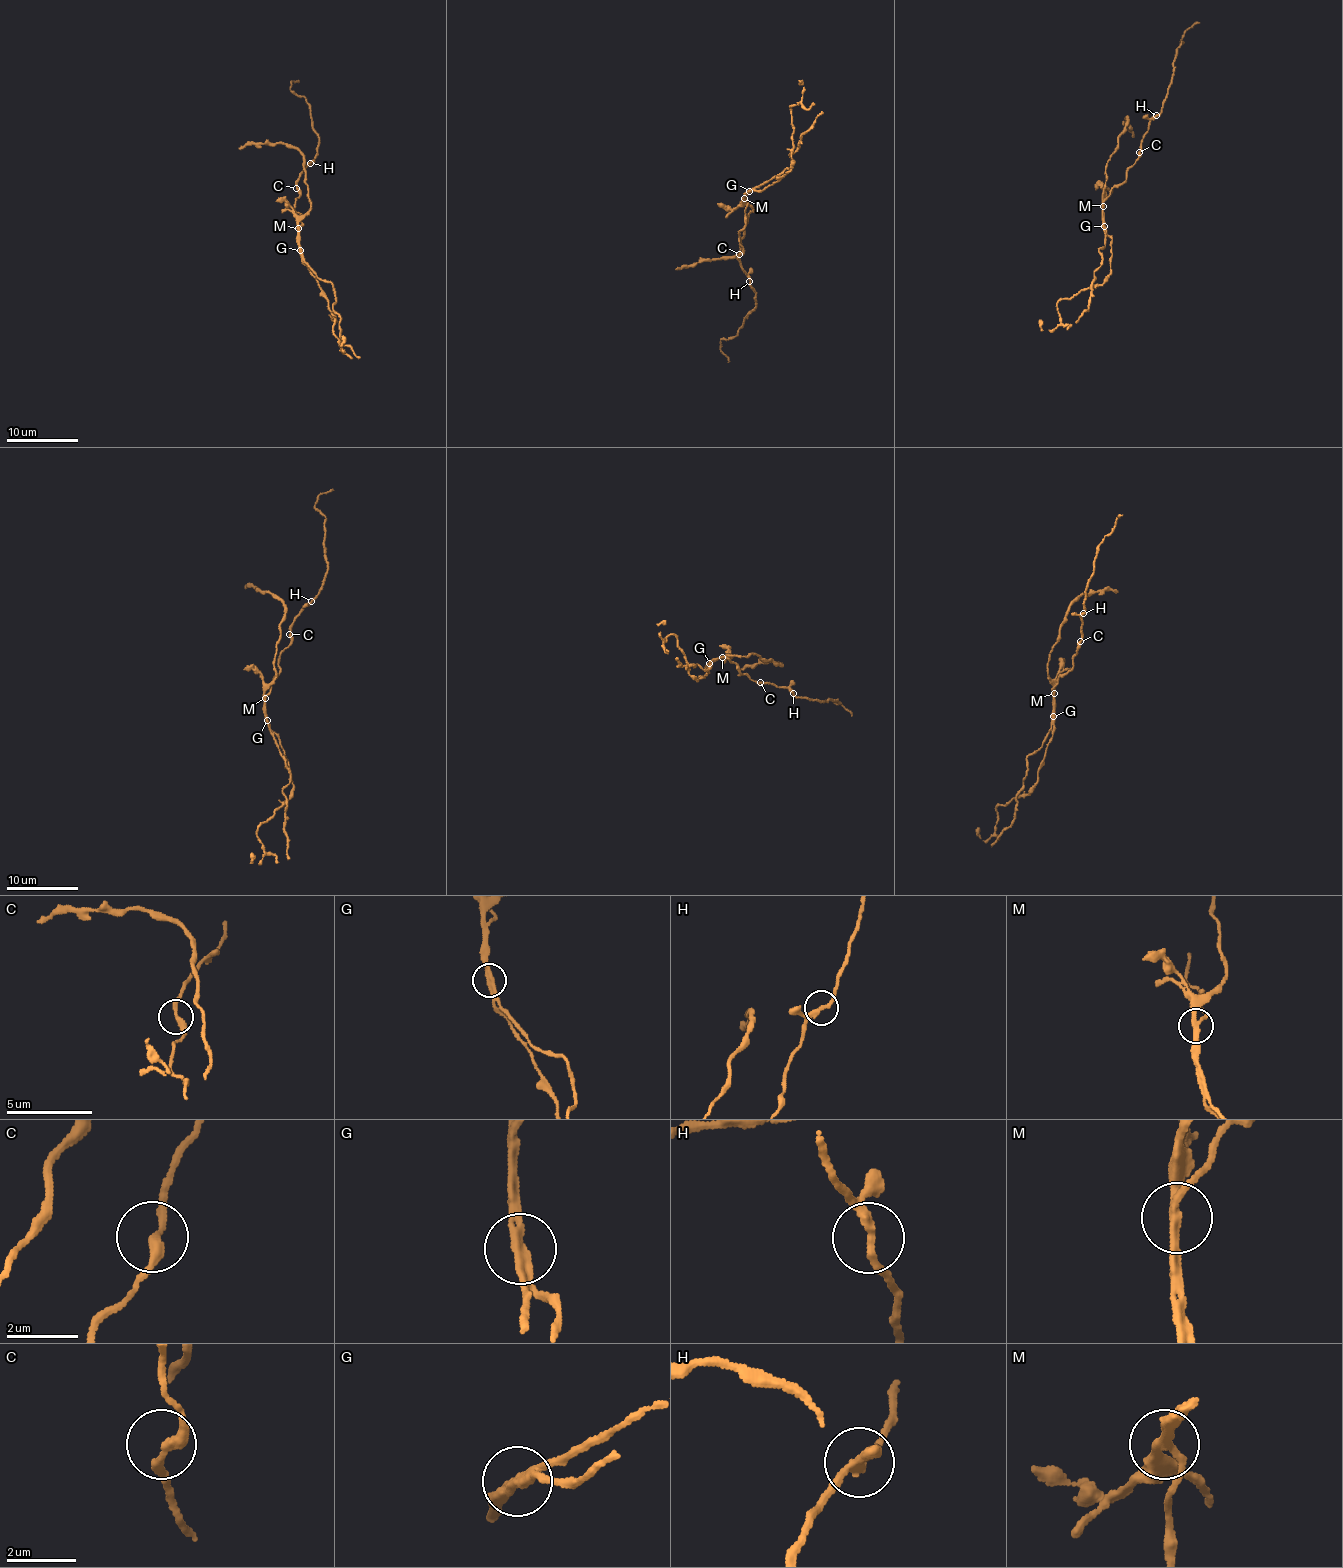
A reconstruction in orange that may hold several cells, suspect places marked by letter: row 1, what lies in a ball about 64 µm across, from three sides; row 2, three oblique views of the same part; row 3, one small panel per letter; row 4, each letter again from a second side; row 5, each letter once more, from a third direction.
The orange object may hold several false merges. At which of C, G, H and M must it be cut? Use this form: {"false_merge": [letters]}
{"false_merge": ["G", "M"]}

